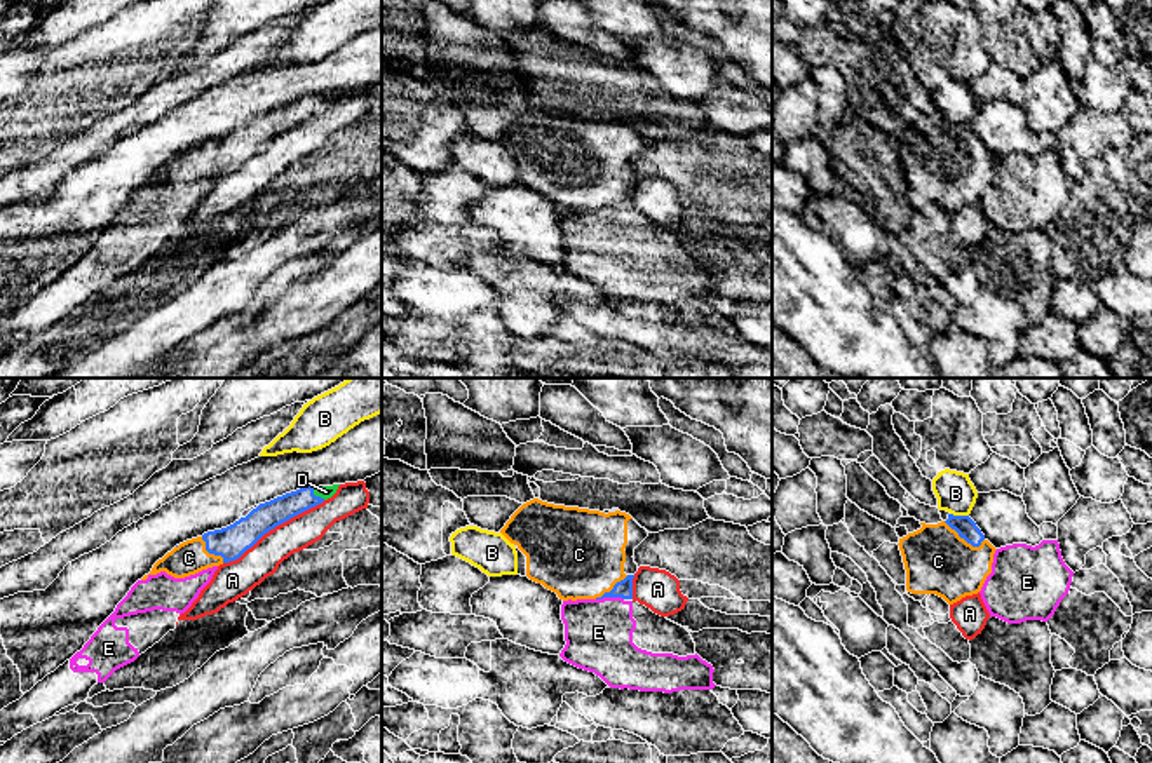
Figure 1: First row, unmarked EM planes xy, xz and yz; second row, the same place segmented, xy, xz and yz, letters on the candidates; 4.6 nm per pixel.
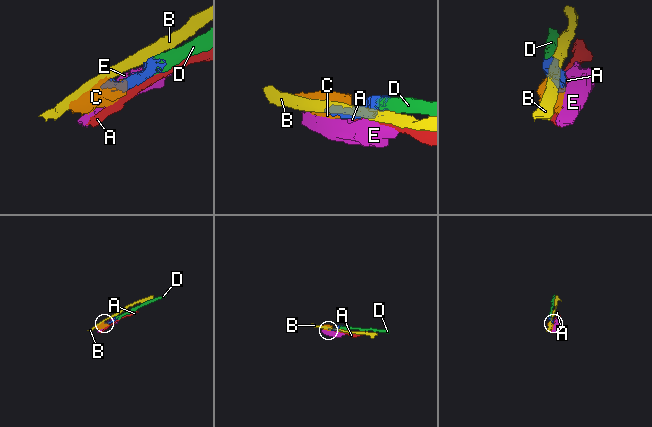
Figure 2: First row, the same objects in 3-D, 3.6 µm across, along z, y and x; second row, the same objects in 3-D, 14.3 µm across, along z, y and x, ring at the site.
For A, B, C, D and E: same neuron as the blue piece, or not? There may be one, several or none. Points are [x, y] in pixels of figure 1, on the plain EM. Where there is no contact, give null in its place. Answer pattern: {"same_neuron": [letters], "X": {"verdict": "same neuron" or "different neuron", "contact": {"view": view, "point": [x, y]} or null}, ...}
{"same_neuron": ["C", "D"], "A": {"verdict": "different neuron", "contact": {"view": "xy", "point": [274, 136]}}, "B": {"verdict": "different neuron", "contact": {"view": "yz", "point": [959, 126]}}, "C": {"verdict": "same neuron", "contact": {"view": "yz", "point": [962, 147]}}, "D": {"verdict": "same neuron", "contact": {"view": "xy", "point": [314, 105]}}, "E": {"verdict": "different neuron", "contact": {"view": "xz", "point": [609, 206]}}}

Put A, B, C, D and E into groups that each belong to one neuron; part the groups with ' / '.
A / B / C D / E

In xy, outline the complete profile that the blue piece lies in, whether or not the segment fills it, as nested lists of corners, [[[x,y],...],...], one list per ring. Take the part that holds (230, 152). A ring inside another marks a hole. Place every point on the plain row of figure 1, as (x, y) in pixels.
[[[305,96],[260,113],[234,134],[180,153],[159,169],[148,185],[166,181],[174,188],[185,188],[235,171],[275,136],[331,108],[338,96]]]

